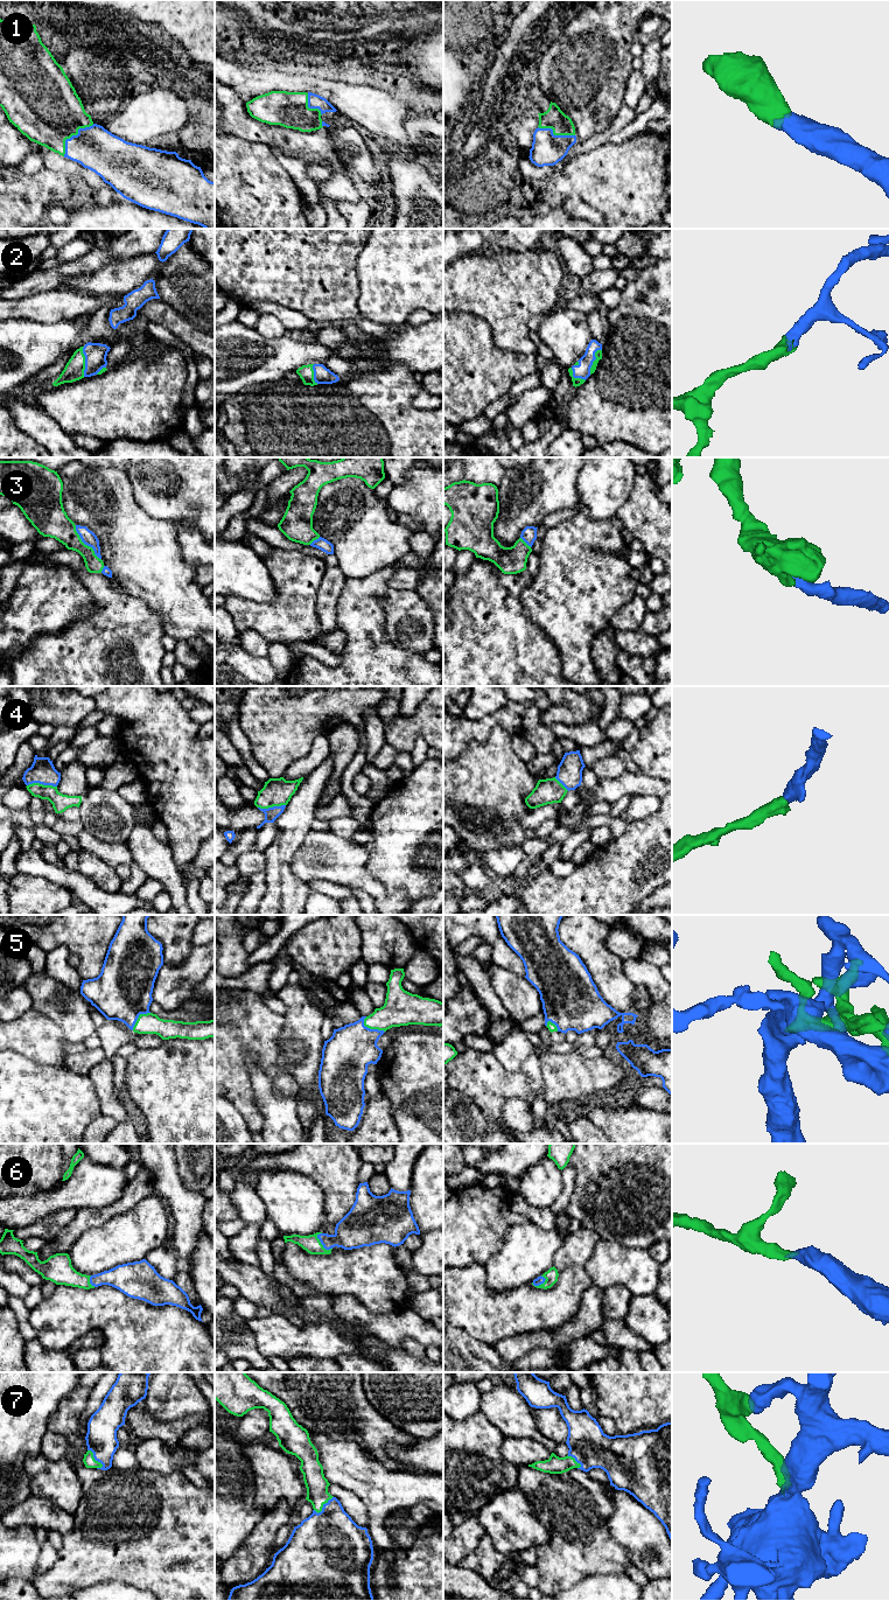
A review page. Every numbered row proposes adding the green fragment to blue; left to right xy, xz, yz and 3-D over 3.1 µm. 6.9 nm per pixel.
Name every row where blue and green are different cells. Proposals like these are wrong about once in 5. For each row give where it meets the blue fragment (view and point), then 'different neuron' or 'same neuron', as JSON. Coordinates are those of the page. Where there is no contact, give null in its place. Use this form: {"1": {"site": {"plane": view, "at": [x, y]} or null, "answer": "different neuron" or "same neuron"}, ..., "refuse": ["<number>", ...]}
{"1": {"site": {"plane": "xy", "at": [72, 135]}, "answer": "same neuron"}, "2": {"site": {"plane": "xy", "at": [85, 362]}, "answer": "same neuron"}, "3": {"site": {"plane": "xy", "at": [85, 544]}, "answer": "same neuron"}, "4": {"site": {"plane": "xy", "at": [42, 783]}, "answer": "same neuron"}, "5": {"site": {"plane": "xz", "at": [371, 1029]}, "answer": "same neuron"}, "6": {"site": {"plane": "xz", "at": [321, 1243]}, "answer": "same neuron"}, "7": {"site": {"plane": "xy", "at": [95, 1459]}, "answer": "same neuron"}, "refuse": []}

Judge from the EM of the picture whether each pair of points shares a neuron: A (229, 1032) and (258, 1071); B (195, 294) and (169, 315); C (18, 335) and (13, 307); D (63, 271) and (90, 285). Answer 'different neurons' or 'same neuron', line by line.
A: different neurons
B: different neurons
C: different neurons
D: different neurons

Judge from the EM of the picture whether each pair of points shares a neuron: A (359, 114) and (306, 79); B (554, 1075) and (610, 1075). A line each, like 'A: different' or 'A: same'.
A: same
B: same

